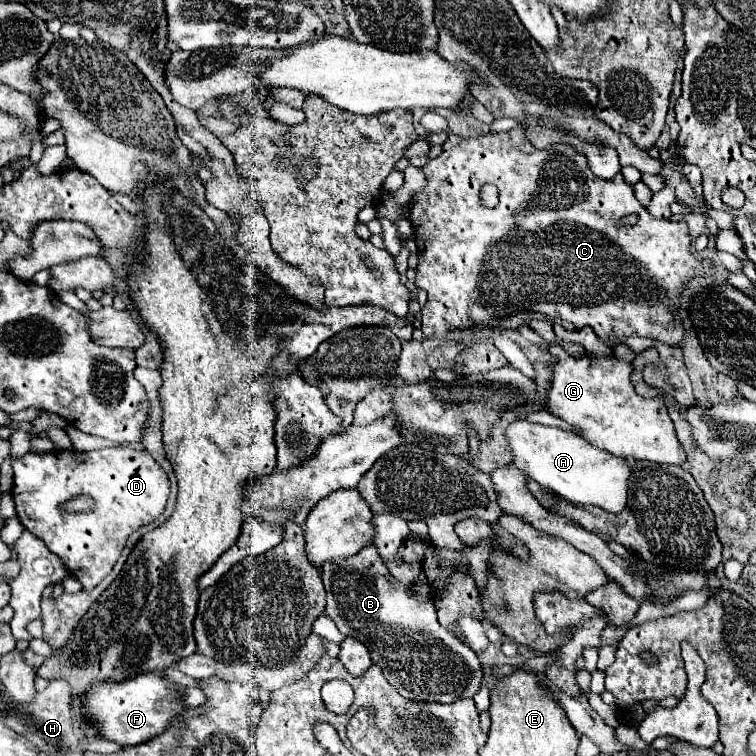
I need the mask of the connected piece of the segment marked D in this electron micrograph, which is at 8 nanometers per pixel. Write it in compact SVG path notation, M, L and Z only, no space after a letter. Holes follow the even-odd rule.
M131 447L99 449L91 453L27 453L13 461L13 473L15 491L11 489L11 497L19 521L27 531L39 537L51 553L63 559L71 575L75 575L85 589L93 589L113 569L127 537L137 527L159 517L170 493L170 481L163 469L149 457L149 453ZM83 493L95 499L93 511L61 511L63 501Z

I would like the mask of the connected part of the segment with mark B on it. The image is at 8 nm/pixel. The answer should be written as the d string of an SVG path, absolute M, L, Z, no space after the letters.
M373 545L363 547L357 555L329 561L323 567L323 585L327 591L327 607L325 613L335 621L339 631L345 637L359 639L371 653L373 663L383 669L385 679L407 699L415 701L437 701L437 703L453 703L457 699L471 699L483 679L483 667L477 655L463 643L455 633L445 629L435 615L433 601L419 601L407 585L393 579L387 565L381 561L377 549Z

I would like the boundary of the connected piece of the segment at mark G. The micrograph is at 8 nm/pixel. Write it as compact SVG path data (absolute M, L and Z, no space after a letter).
M567 357L553 365L547 405L543 411L573 425L575 431L591 445L617 457L647 459L665 465L683 465L687 455L675 435L667 405L661 399L637 395L631 381L633 367L619 357Z

